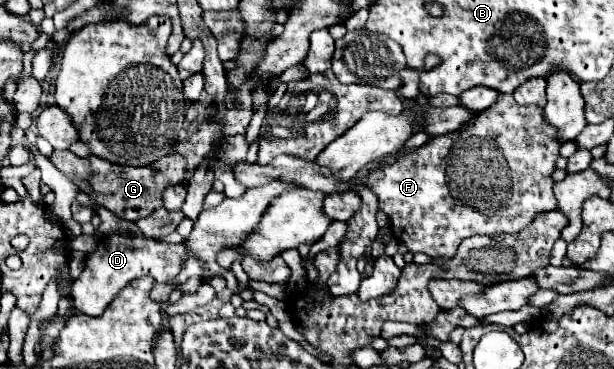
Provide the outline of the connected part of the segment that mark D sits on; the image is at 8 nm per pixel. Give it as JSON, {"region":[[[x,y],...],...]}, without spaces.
{"region":[[[110,234],[106,238],[100,238],[98,248],[86,254],[86,266],[72,284],[74,306],[82,314],[100,316],[108,308],[108,304],[116,298],[116,294],[130,280],[140,278],[140,276],[154,278],[155,283],[150,292],[150,298],[156,302],[167,302],[172,288],[178,288],[182,294],[194,294],[202,282],[184,282],[184,284],[174,284],[172,287],[169,285],[180,274],[180,264],[184,264],[188,256],[190,252],[188,248],[184,248],[184,242],[170,244],[170,242],[160,242],[146,236],[126,236],[126,234]]]}

